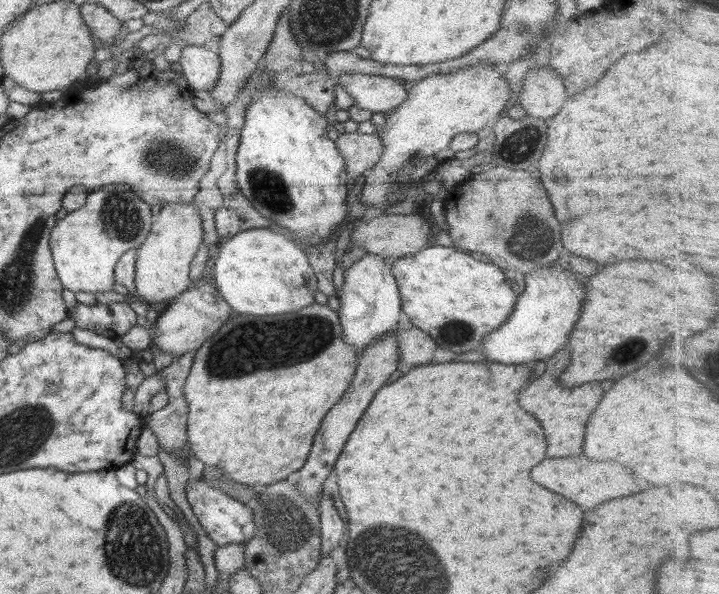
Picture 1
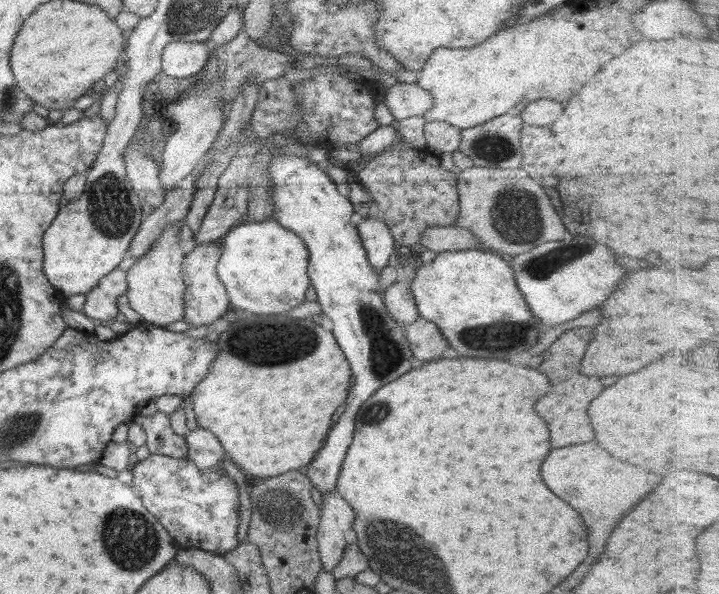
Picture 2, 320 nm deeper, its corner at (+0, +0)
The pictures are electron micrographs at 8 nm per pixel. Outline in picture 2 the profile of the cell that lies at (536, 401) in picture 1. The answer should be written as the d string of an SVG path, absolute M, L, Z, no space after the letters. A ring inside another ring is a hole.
M584 327L569 329L562 334L542 354L544 360L542 360L540 368L538 368L542 374L548 376L548 380L552 384L550 392L540 398L538 410L536 410L538 416L542 416L546 420L546 424L548 424L548 428L550 428L550 444L552 444L552 448L594 440L594 430L592 430L592 426L588 422L586 408L602 392L602 384L594 376L580 374L580 362L590 343L590 338L592 338L592 332L582 332L582 330L584 330ZM576 414L582 414L582 416L576 416Z

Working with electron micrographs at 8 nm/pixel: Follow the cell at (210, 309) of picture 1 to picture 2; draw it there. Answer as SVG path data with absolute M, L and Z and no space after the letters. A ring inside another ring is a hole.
M212 241L200 243L194 250L184 255L182 261L182 278L185 284L183 320L192 327L211 326L223 318L231 306L227 290L216 270L221 252L222 248Z

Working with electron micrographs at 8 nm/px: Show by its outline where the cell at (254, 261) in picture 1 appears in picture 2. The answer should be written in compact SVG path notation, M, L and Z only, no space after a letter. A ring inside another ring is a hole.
M274 220L243 221L224 236L217 275L227 290L231 306L241 313L248 310L254 314L287 314L306 300L306 290L311 284L307 273L308 249L302 238Z

